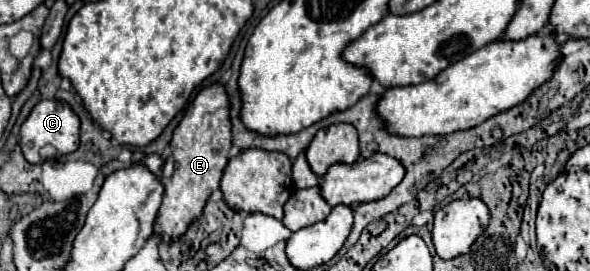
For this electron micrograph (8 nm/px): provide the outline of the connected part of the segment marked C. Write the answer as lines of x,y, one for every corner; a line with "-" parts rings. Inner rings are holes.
41,100
29,114
29,118
21,126
21,148
23,156
31,164
41,164
45,158
39,154
39,150
51,144
55,146
57,154
71,154
79,146
79,118
71,112
71,108
65,102
59,100

